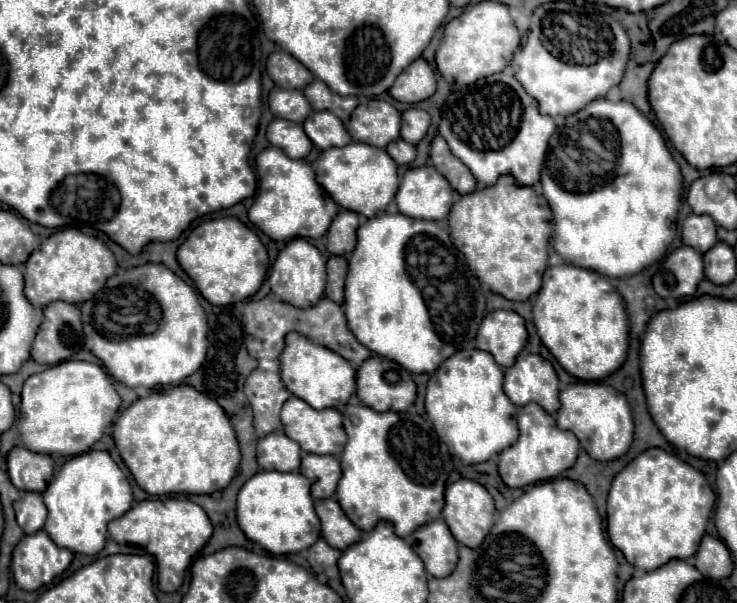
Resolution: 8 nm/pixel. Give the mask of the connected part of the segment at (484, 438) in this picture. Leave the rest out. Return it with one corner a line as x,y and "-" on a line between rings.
474,348
460,350
440,364
434,378
438,384
428,384
426,388
426,412
440,440
444,440
462,462
486,462
518,440
518,426
514,420
516,406
504,394
504,372
488,352

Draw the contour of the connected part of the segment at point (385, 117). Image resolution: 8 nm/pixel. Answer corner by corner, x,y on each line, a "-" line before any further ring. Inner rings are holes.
368,100
352,112
348,132
356,142
386,148
400,136
400,112
384,100

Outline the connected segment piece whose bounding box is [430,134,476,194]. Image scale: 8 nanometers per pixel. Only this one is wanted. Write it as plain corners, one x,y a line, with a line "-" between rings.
440,134
434,136
434,140
432,140
430,160
438,168
438,172
450,182
450,186
456,192
468,194
476,188
476,178
472,176
472,172
456,156
450,154
450,148
448,148
446,140

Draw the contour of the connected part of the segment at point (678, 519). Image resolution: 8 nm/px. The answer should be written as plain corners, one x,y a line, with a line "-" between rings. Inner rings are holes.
650,448
638,454
616,478
608,492
608,538
624,554
624,558
640,570
656,570
658,566
678,558
686,560
696,554
706,532
706,522
714,508
716,494
708,480
686,462
662,448

